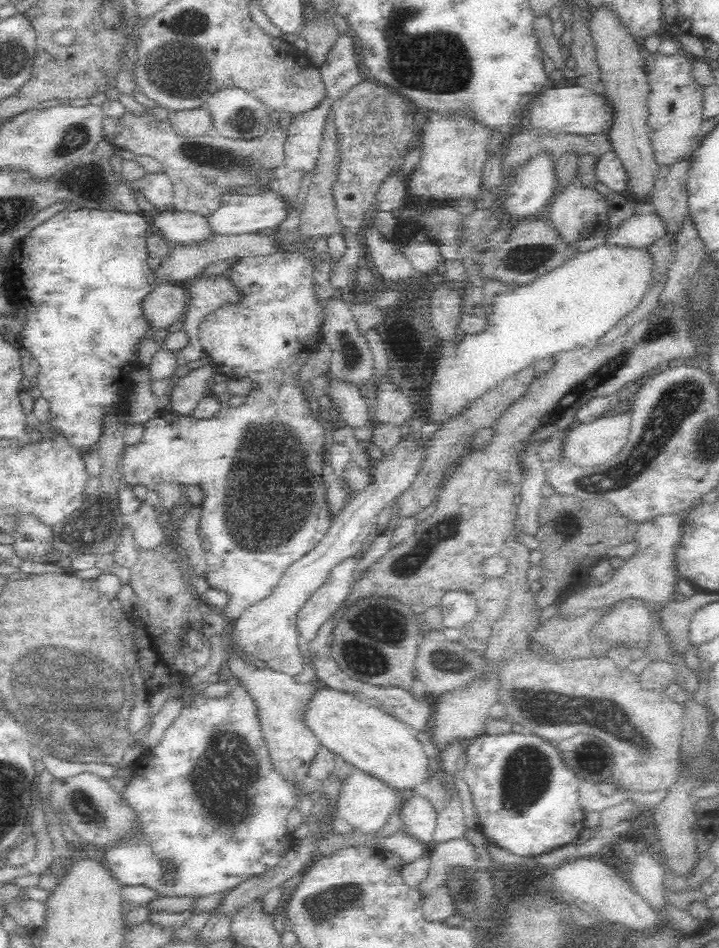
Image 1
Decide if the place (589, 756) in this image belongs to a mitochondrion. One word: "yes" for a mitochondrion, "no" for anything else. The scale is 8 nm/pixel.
yes

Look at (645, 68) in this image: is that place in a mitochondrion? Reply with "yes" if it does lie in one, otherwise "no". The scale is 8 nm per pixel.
no

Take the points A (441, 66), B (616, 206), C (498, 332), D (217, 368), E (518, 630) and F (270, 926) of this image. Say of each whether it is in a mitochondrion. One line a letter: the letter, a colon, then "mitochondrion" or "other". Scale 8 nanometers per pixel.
A: mitochondrion
B: other
C: other
D: other
E: other
F: other

